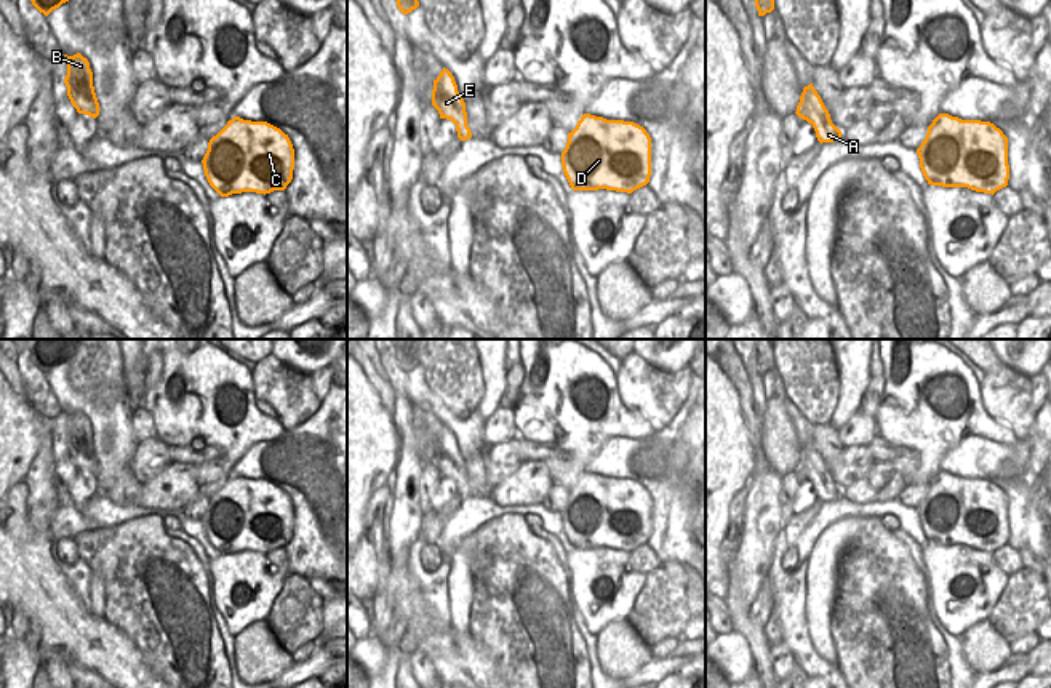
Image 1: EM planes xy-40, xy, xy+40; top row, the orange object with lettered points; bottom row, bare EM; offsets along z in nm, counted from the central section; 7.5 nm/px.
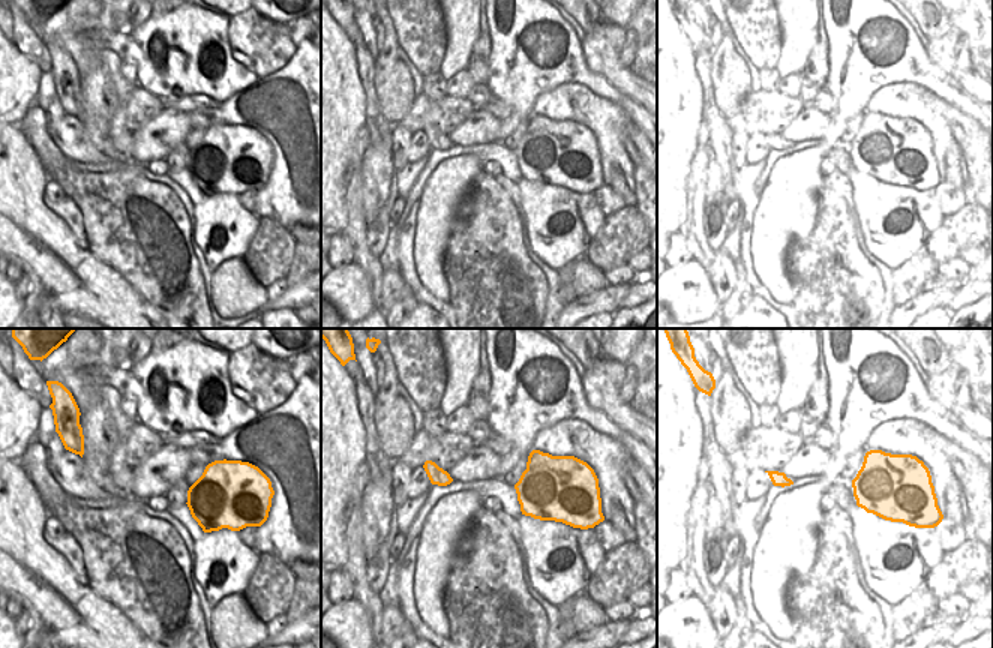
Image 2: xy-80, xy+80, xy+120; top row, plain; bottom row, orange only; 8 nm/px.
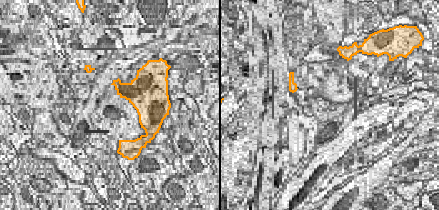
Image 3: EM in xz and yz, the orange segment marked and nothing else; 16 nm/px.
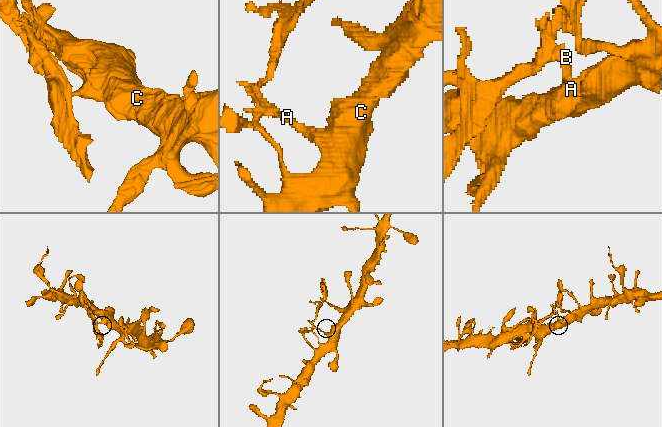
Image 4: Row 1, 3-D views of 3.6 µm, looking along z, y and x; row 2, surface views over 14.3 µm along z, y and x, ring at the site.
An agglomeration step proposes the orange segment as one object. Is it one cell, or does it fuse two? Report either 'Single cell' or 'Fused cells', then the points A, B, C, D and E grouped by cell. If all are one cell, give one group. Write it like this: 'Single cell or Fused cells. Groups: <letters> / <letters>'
Fused cells. Groups: A C D / B E

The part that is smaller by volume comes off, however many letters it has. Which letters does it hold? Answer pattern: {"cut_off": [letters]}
{"cut_off": ["B", "E"]}

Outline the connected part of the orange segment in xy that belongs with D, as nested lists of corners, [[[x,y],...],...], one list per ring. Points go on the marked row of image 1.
[[[584,114],[568,133],[563,173],[573,190],[632,194],[651,176],[651,138],[633,122]]]

